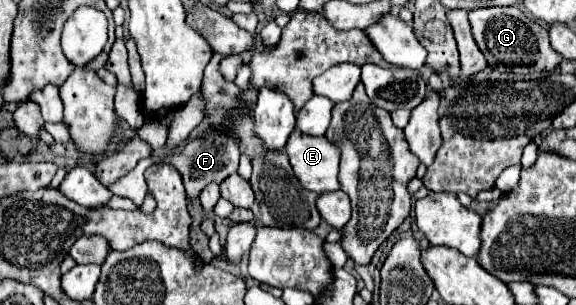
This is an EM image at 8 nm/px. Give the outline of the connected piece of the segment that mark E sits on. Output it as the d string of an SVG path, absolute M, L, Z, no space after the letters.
M294 130L284 150L292 162L292 168L306 190L316 194L338 190L338 148L324 136L308 136Z

